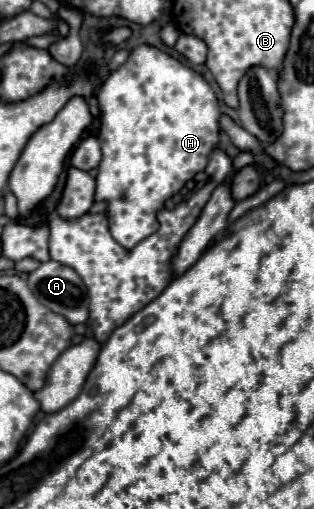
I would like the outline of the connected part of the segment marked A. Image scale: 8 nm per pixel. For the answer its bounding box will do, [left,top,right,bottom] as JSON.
[28,260,88,324]

